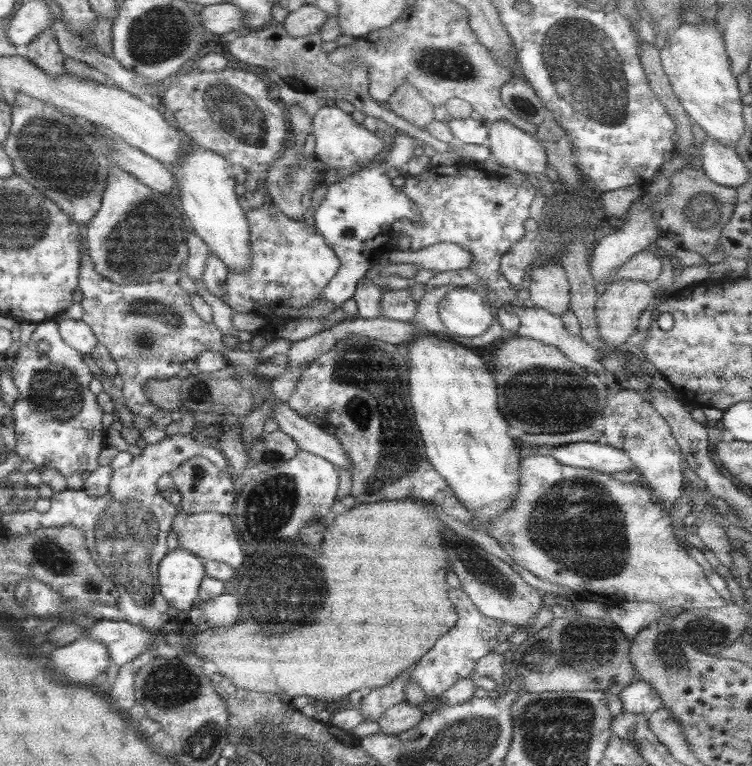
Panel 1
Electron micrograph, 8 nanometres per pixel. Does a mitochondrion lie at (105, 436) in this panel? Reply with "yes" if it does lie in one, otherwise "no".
no

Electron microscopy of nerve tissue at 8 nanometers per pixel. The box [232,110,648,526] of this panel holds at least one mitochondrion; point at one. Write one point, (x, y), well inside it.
(353, 363)

